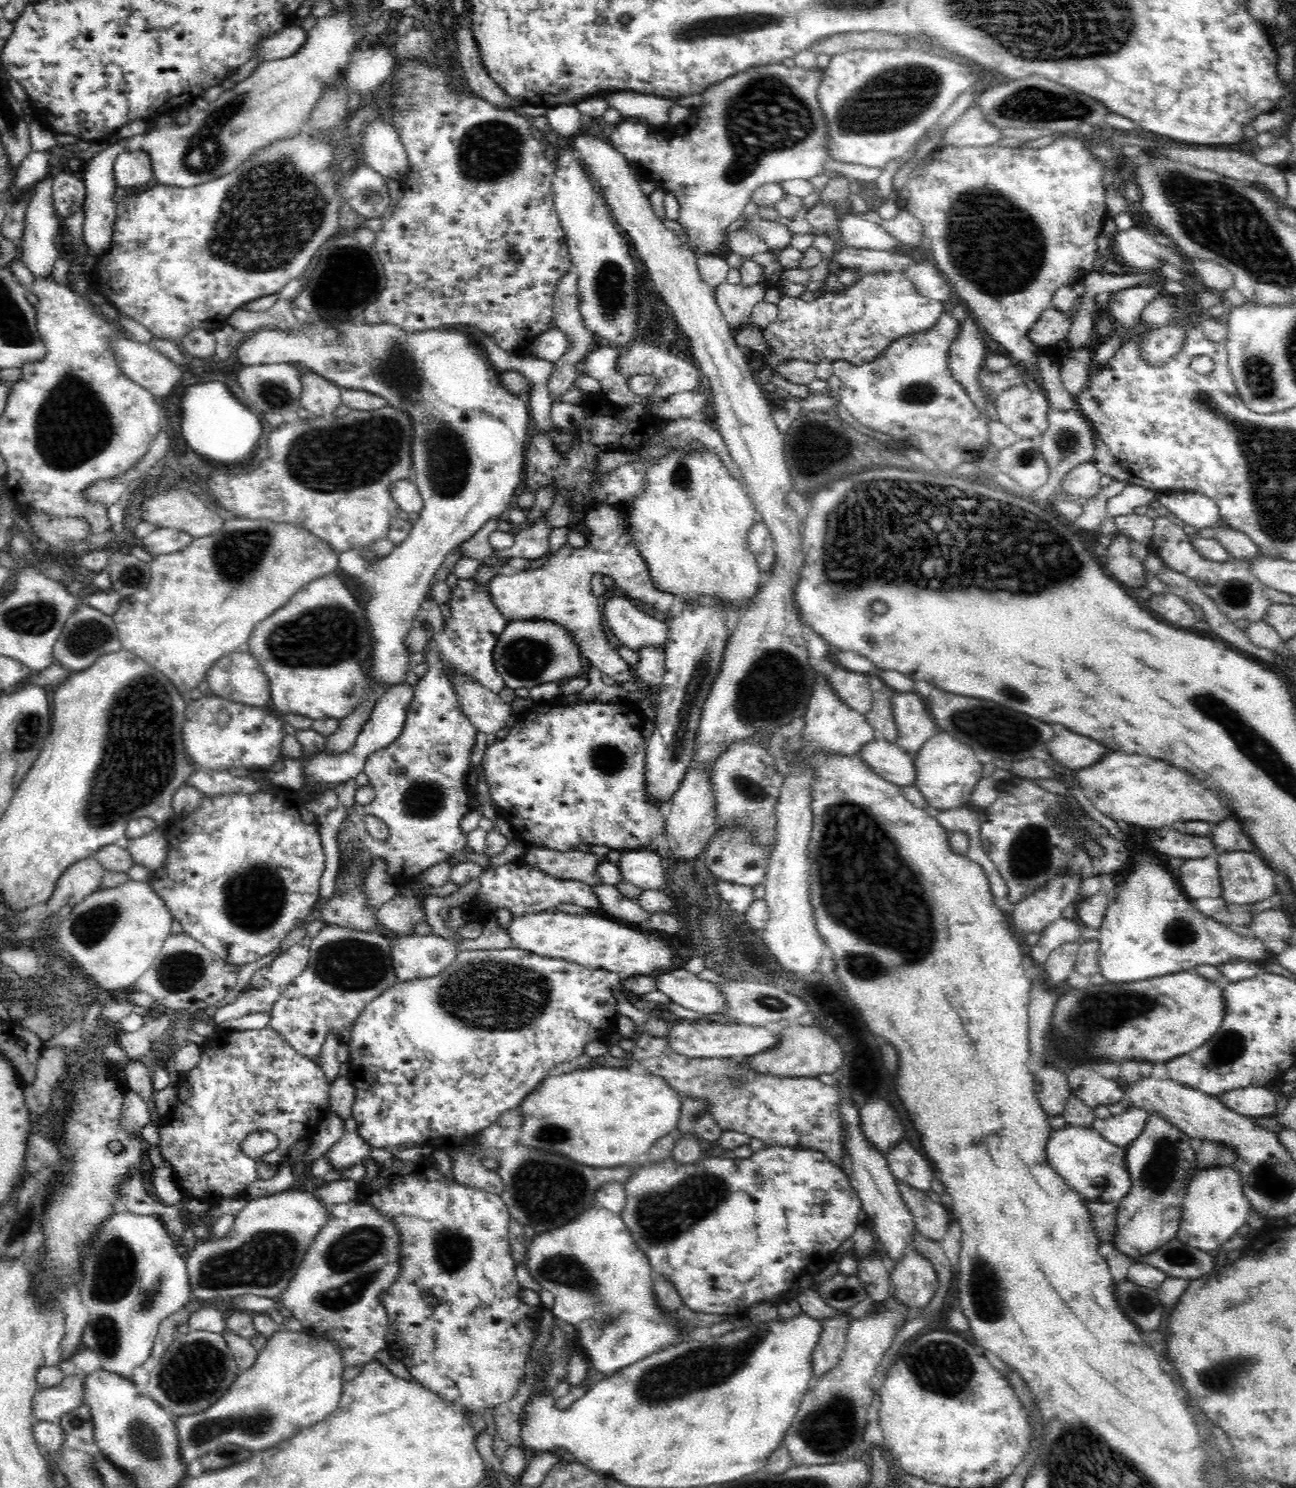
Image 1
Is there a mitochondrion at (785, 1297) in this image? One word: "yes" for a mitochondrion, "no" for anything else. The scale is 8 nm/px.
no

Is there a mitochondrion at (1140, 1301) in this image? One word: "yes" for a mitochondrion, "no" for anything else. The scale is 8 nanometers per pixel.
yes

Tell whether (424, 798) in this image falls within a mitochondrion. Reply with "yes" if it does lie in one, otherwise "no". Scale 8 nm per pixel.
yes

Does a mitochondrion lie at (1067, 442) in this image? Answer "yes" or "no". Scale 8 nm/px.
yes

